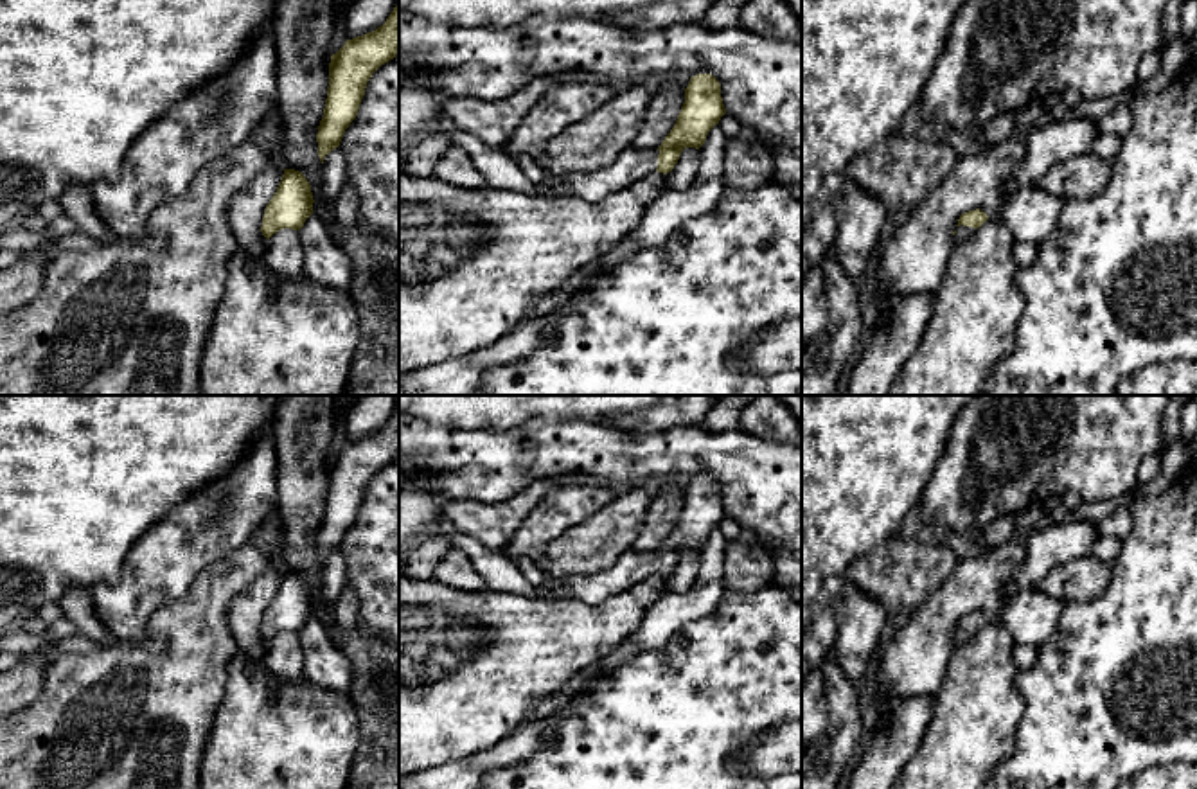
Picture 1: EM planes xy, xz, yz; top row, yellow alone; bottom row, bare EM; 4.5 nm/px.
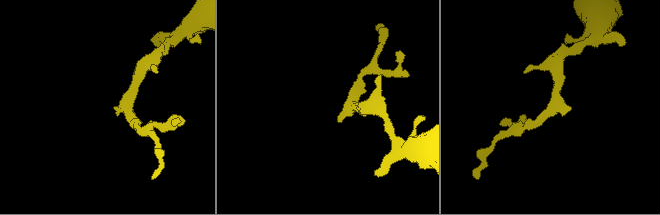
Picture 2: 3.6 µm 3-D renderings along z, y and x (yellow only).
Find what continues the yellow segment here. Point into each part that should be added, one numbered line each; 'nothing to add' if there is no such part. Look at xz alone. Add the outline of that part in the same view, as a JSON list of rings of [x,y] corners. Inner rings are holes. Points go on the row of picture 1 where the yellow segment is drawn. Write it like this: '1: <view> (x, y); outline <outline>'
1: xz (631, 166); outline [[[627,147],[611,165],[591,173],[572,173],[563,180],[539,185],[545,198],[582,198],[597,203],[609,194],[625,191],[658,167],[658,149]]]

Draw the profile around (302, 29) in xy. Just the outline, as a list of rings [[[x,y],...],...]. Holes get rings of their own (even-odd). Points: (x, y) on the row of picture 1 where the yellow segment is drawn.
[[[279,0],[271,18],[271,32],[277,50],[279,86],[279,158],[284,169],[300,171],[311,185],[313,212],[316,212],[332,239],[349,253],[352,262],[352,282],[349,295],[359,315],[359,343],[349,372],[349,386],[343,395],[399,395],[399,244],[381,234],[368,232],[358,225],[343,228],[336,223],[332,208],[320,199],[324,164],[318,156],[316,133],[324,117],[331,38],[336,29],[332,13],[334,0]]]

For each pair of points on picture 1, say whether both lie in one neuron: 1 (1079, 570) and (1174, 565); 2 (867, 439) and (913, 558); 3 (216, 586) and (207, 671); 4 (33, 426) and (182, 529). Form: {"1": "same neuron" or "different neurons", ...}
{"1": "different neurons", "2": "different neurons", "3": "same neuron", "4": "different neurons"}

